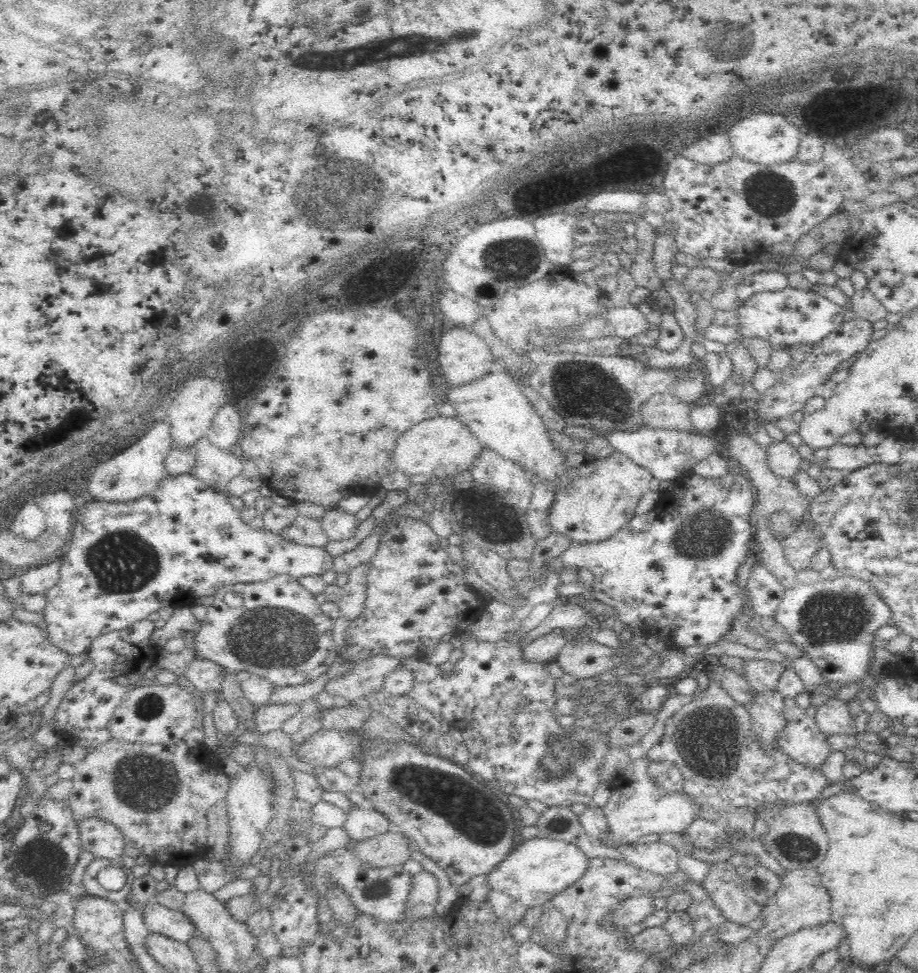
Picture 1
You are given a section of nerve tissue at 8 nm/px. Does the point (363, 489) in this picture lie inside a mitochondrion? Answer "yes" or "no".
no

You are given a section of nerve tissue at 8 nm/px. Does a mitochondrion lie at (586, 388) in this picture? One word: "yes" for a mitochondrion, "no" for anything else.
yes

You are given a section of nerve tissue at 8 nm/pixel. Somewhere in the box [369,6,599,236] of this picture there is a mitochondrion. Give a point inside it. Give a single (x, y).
(444, 39)

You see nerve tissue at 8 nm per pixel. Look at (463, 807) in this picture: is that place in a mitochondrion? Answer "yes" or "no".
yes

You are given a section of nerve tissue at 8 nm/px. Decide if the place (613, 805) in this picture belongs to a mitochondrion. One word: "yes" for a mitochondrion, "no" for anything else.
no

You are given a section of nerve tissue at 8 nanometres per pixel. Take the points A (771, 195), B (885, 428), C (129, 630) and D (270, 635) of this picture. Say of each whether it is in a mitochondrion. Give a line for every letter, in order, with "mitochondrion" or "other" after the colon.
A: mitochondrion
B: other
C: other
D: mitochondrion

